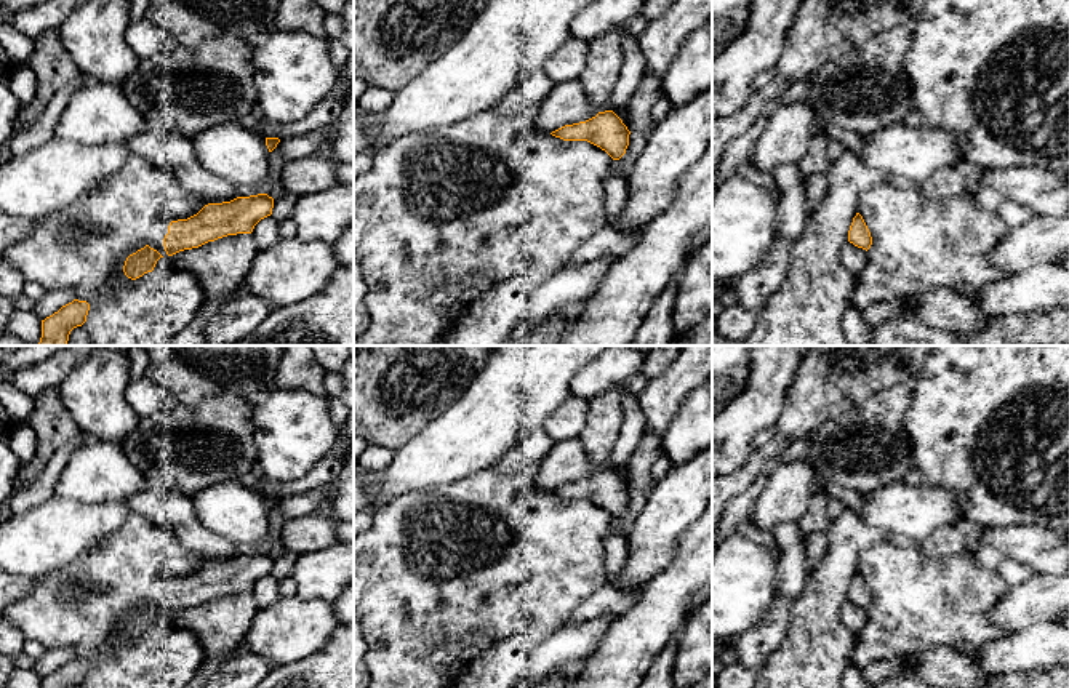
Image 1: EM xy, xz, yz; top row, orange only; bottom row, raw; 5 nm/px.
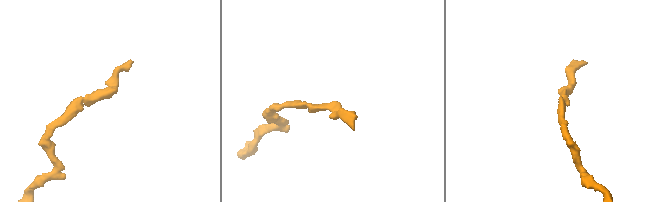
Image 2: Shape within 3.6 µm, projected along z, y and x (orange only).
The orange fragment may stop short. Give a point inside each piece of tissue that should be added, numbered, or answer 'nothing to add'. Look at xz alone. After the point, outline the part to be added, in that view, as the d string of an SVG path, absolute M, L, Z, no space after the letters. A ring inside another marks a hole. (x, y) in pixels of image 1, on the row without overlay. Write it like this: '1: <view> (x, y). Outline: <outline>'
nothing to add

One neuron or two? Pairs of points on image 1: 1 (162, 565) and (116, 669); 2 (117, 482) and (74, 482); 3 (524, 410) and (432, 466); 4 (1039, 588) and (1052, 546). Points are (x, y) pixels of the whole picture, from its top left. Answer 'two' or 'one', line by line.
1: one
2: one
3: one
4: two

